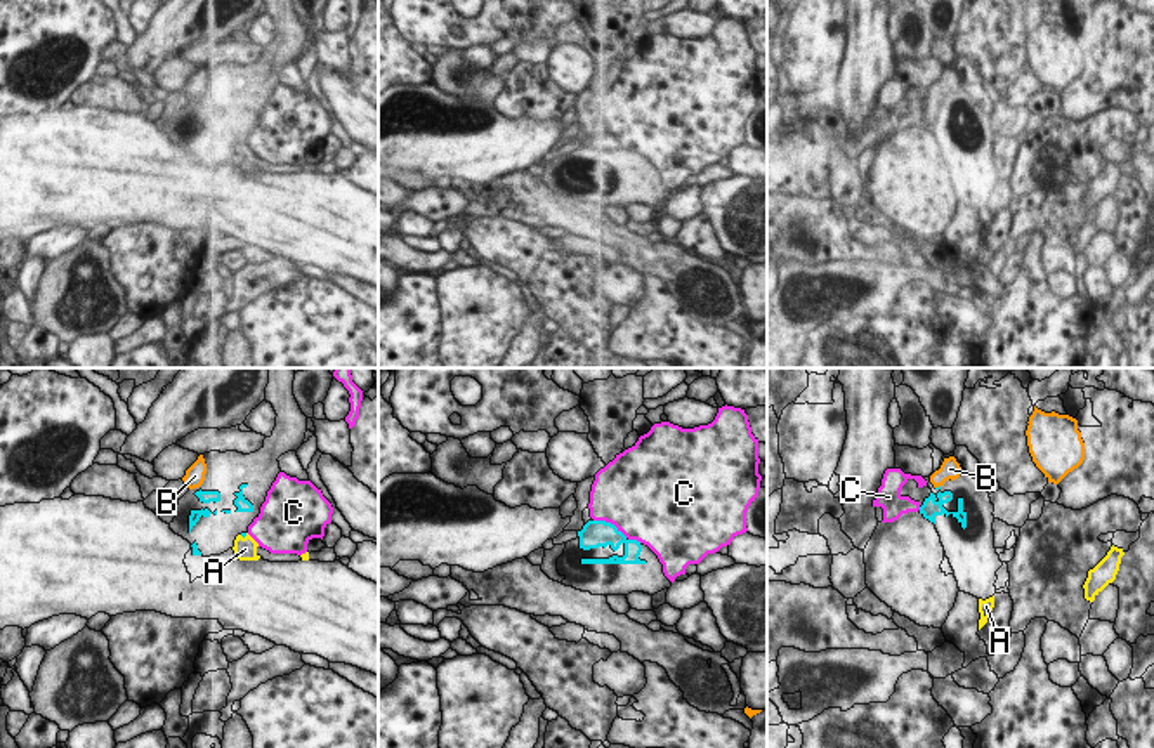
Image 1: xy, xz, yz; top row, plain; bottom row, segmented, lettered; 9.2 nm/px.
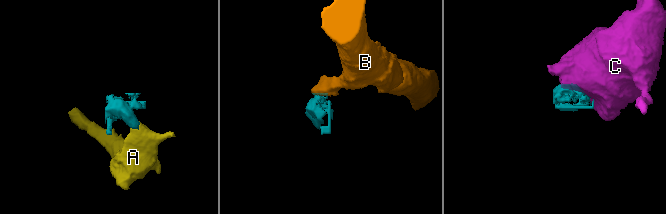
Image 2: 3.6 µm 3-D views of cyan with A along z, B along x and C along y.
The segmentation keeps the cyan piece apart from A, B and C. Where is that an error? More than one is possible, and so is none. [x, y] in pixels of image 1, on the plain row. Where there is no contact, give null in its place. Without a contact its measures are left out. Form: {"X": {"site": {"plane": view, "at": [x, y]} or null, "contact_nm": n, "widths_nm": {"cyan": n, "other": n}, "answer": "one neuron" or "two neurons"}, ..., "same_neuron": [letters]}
{"A": {"site": {"plane": "xy", "at": [243, 148]}, "contact_nm": 80, "widths_nm": {"cyan": 50, "other": 200}, "answer": "one neuron"}, "B": {"site": {"plane": "yz", "at": [939, 98]}, "contact_nm": 60, "widths_nm": {"cyan": 30, "other": 190}, "answer": "one neuron"}, "C": {"site": {"plane": "xz", "at": [616, 139]}, "contact_nm": 500, "widths_nm": {"cyan": 260, "other": 500}, "answer": "two neurons"}, "same_neuron": ["A", "B"]}

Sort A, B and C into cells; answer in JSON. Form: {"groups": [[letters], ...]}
{"groups": [["A", "B"], ["C"]]}

